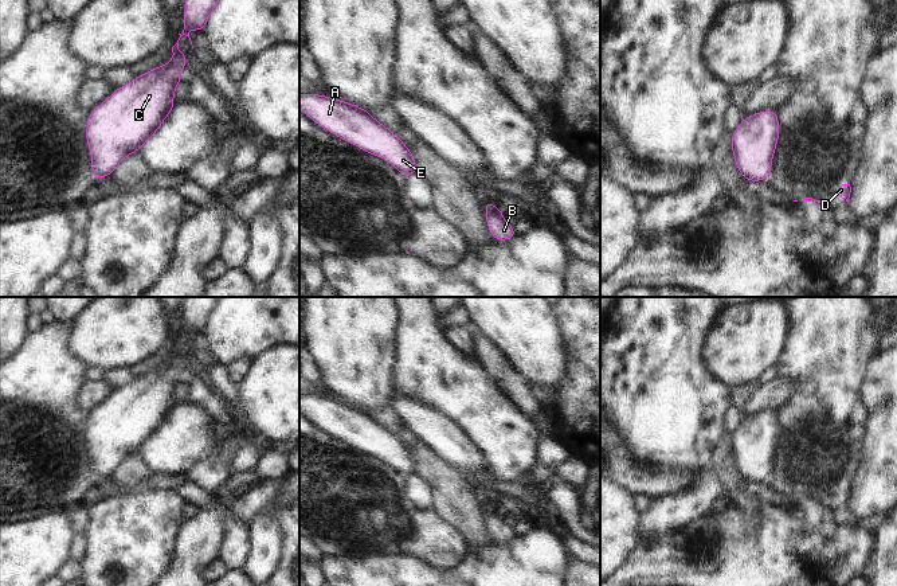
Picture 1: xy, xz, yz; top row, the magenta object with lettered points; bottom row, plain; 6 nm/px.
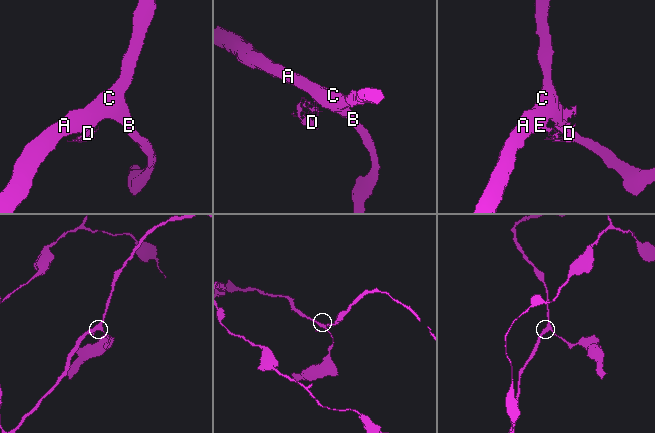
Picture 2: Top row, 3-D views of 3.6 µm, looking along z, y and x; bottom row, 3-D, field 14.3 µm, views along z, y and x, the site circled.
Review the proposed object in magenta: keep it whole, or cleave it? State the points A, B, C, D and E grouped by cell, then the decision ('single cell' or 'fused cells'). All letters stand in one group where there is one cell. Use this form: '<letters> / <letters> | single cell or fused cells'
A B C E / D | fused cells

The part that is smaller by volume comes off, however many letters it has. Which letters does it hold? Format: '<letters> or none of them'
D

